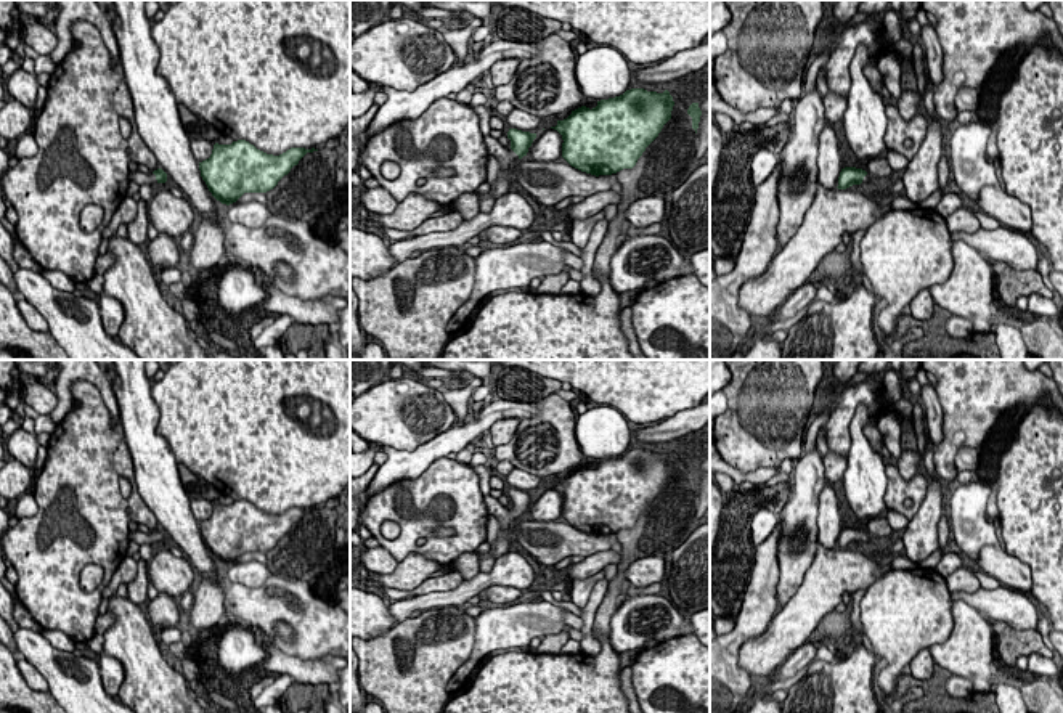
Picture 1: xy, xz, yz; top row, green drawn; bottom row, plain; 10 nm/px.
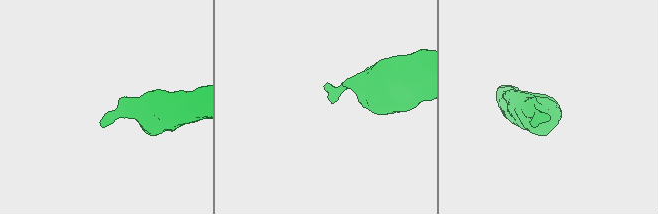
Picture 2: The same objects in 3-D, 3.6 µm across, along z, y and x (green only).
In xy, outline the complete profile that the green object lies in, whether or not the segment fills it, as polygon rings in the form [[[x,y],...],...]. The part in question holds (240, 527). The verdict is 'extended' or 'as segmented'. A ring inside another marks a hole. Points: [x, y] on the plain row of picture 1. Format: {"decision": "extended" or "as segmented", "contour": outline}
{"decision": "as segmented", "contour": [[[246,499],[214,504],[209,519],[199,522],[201,536],[222,564],[236,562],[244,552],[267,552],[315,507],[291,507],[279,515],[267,514]]]}

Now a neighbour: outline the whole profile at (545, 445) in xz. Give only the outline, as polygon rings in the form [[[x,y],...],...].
[[[556,392],[549,393],[540,400],[538,414],[532,419],[522,419],[511,442],[498,445],[493,456],[538,477],[554,477],[567,469],[575,471],[584,462],[584,454],[575,437],[575,427],[576,413],[573,403],[564,400]]]

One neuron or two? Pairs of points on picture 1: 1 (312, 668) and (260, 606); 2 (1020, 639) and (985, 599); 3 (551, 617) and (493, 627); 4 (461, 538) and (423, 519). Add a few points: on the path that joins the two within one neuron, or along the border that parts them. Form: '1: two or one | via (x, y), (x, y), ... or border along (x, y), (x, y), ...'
1: two | border along (272, 643), (285, 652), (304, 659), (333, 655)
2: two | border along (991, 620), (1004, 620), (1015, 628), (1036, 630)
3: one | via (537, 620), (525, 620), (516, 627), (508, 627)
4: one | via (458, 527), (450, 519), (434, 519)

